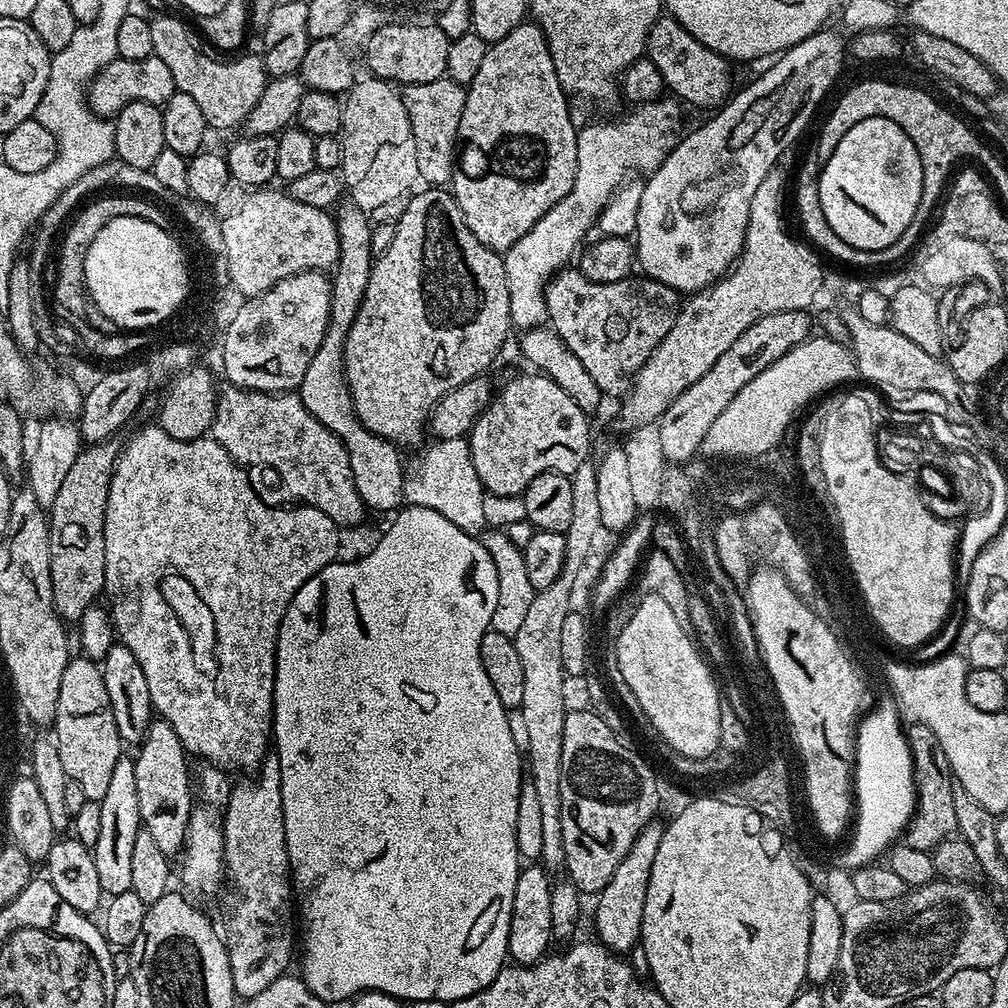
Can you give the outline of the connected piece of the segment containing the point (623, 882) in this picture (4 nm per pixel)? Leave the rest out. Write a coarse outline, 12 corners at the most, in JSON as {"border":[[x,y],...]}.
{"border":[[665,825],[641,830],[598,893],[595,939],[640,942],[646,886]]}

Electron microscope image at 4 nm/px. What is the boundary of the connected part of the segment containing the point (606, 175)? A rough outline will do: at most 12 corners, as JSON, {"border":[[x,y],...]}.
{"border":[[677,101],[577,131],[570,192],[503,253],[517,329],[608,200],[682,139]]}

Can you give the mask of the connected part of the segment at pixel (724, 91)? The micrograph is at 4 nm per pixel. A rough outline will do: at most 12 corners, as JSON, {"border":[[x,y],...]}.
{"border":[[661,14],[644,50],[677,101],[716,110],[733,65]]}

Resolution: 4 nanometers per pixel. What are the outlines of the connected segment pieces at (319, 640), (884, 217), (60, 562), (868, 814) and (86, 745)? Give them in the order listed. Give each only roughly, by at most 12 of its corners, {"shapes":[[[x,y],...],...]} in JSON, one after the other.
{"shapes":[[[417,504],[276,639],[304,985],[506,966],[483,539]],[[868,116],[815,181],[842,242],[902,238],[922,162],[898,125]],[[113,438],[81,447],[47,513],[53,604],[79,622],[106,578]],[[892,706],[856,734],[855,870],[897,843],[916,778]],[[69,659],[54,739],[88,800],[110,786],[123,741],[103,669]]]}

